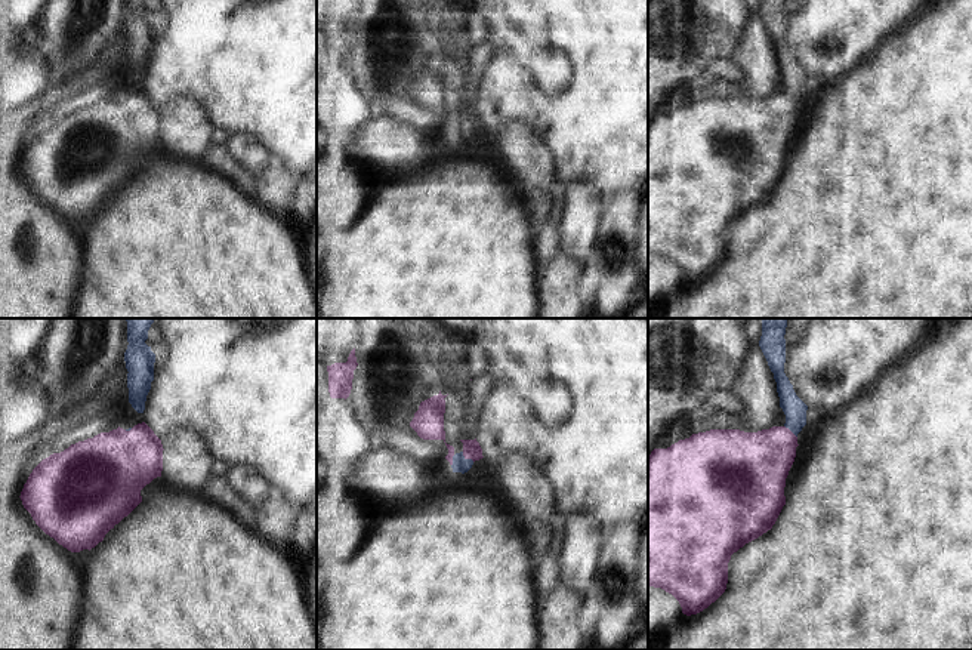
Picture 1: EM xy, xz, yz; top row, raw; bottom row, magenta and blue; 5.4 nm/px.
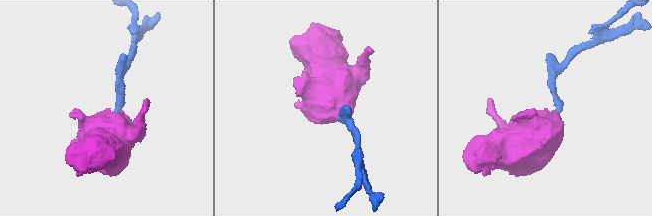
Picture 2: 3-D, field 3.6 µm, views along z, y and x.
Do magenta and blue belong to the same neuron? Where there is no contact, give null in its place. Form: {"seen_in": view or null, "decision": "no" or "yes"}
{"seen_in": "xz", "decision": "yes"}

